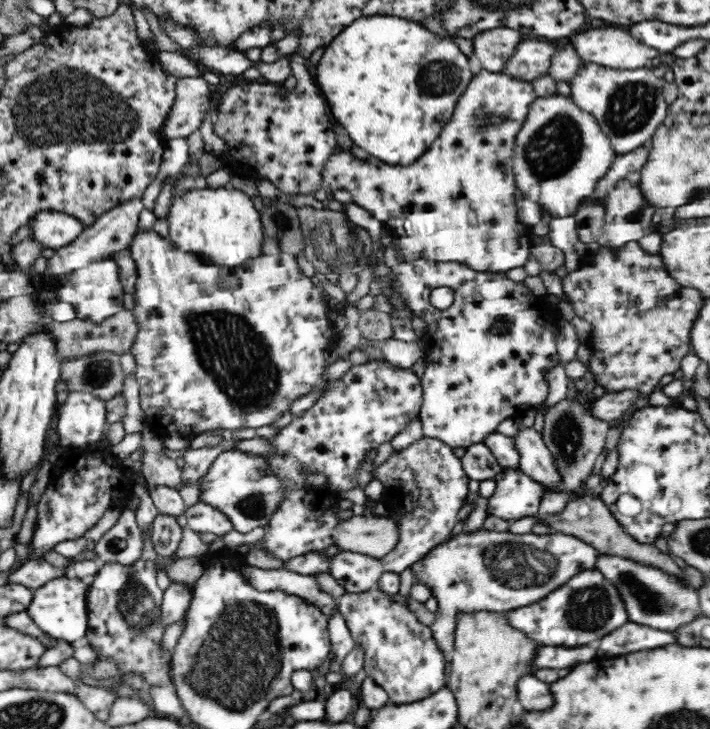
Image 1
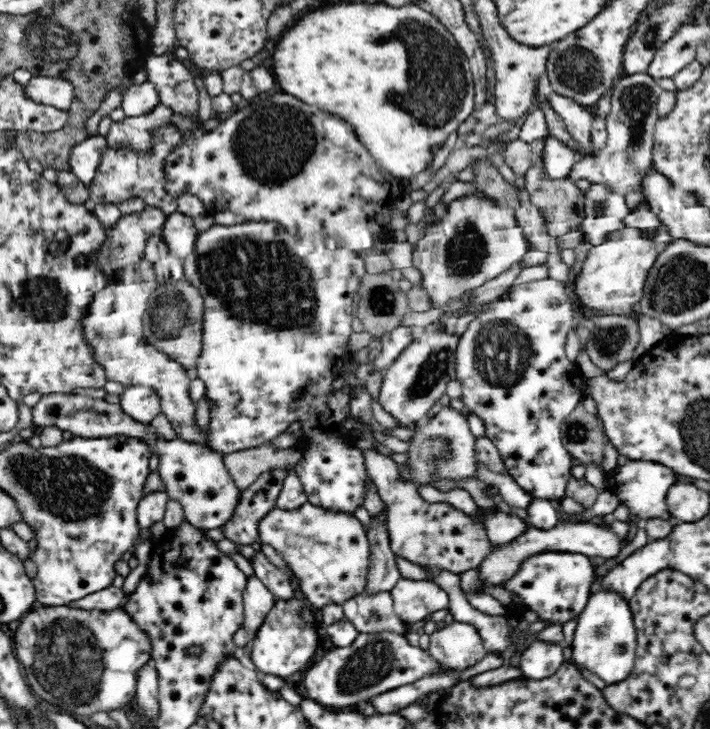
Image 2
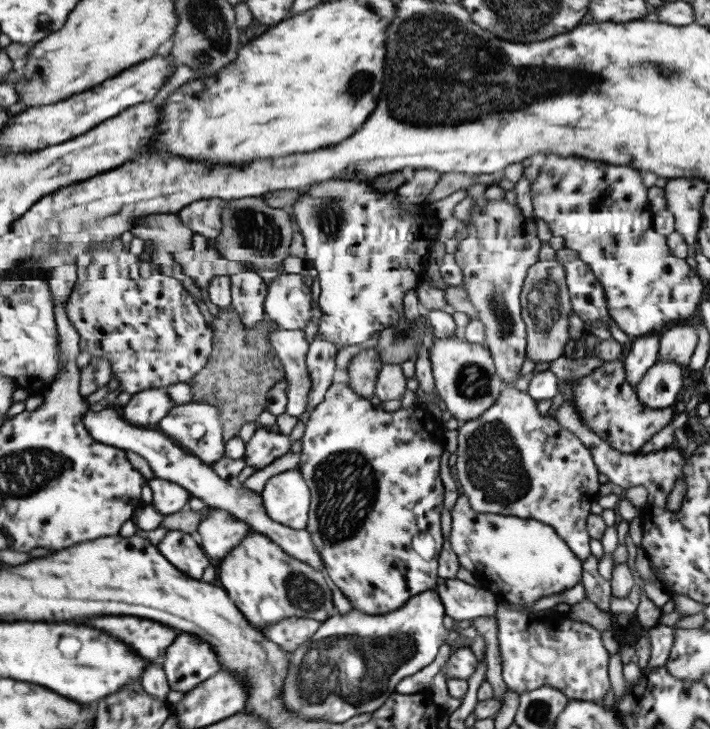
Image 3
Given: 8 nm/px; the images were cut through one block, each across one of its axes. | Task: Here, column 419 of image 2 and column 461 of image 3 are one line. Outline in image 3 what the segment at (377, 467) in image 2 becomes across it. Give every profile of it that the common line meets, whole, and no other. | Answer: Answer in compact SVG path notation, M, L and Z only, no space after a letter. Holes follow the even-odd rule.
M463 492L458 493L450 516L451 524L447 543L456 555L459 566L469 570L482 587L494 593L498 602L516 606L522 613L537 599L566 591L580 583L582 562L572 556L551 526L538 520L517 518L517 516L475 512L469 506Z

